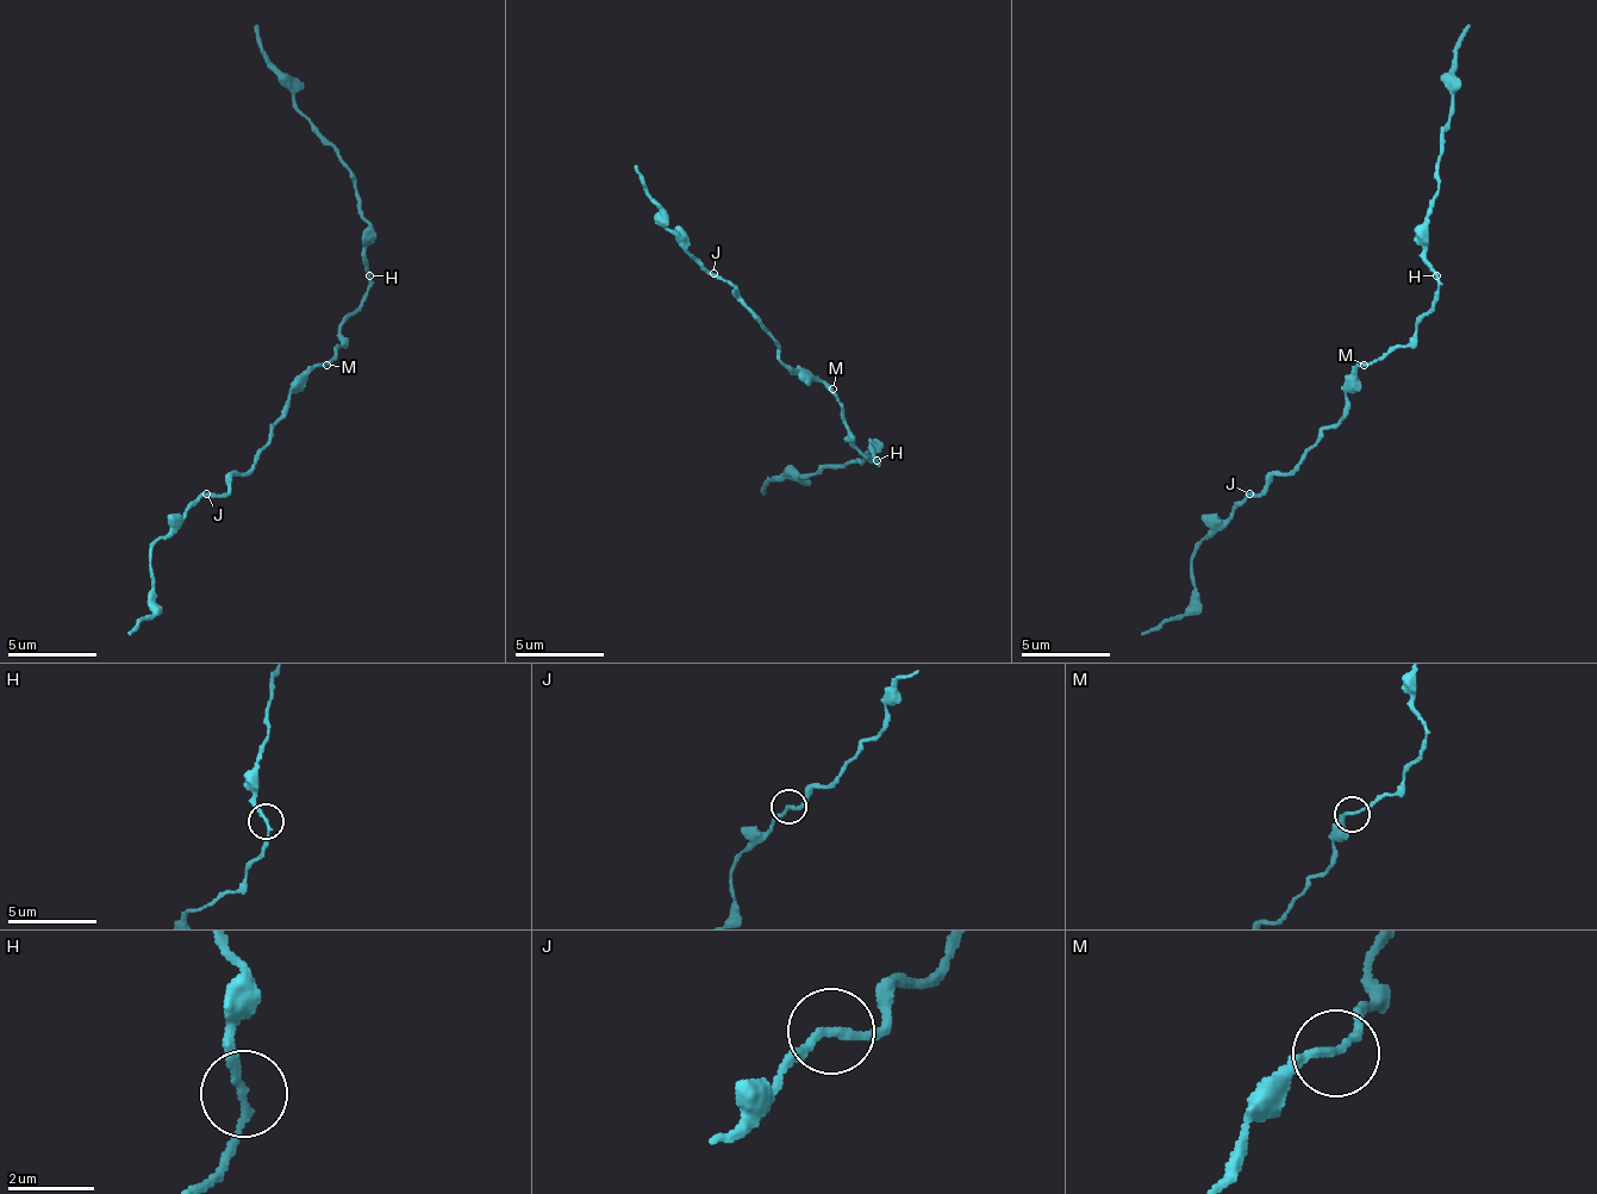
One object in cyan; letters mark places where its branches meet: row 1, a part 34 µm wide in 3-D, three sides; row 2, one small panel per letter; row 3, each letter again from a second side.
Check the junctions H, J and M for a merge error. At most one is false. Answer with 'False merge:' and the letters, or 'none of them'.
False merge: none of them

